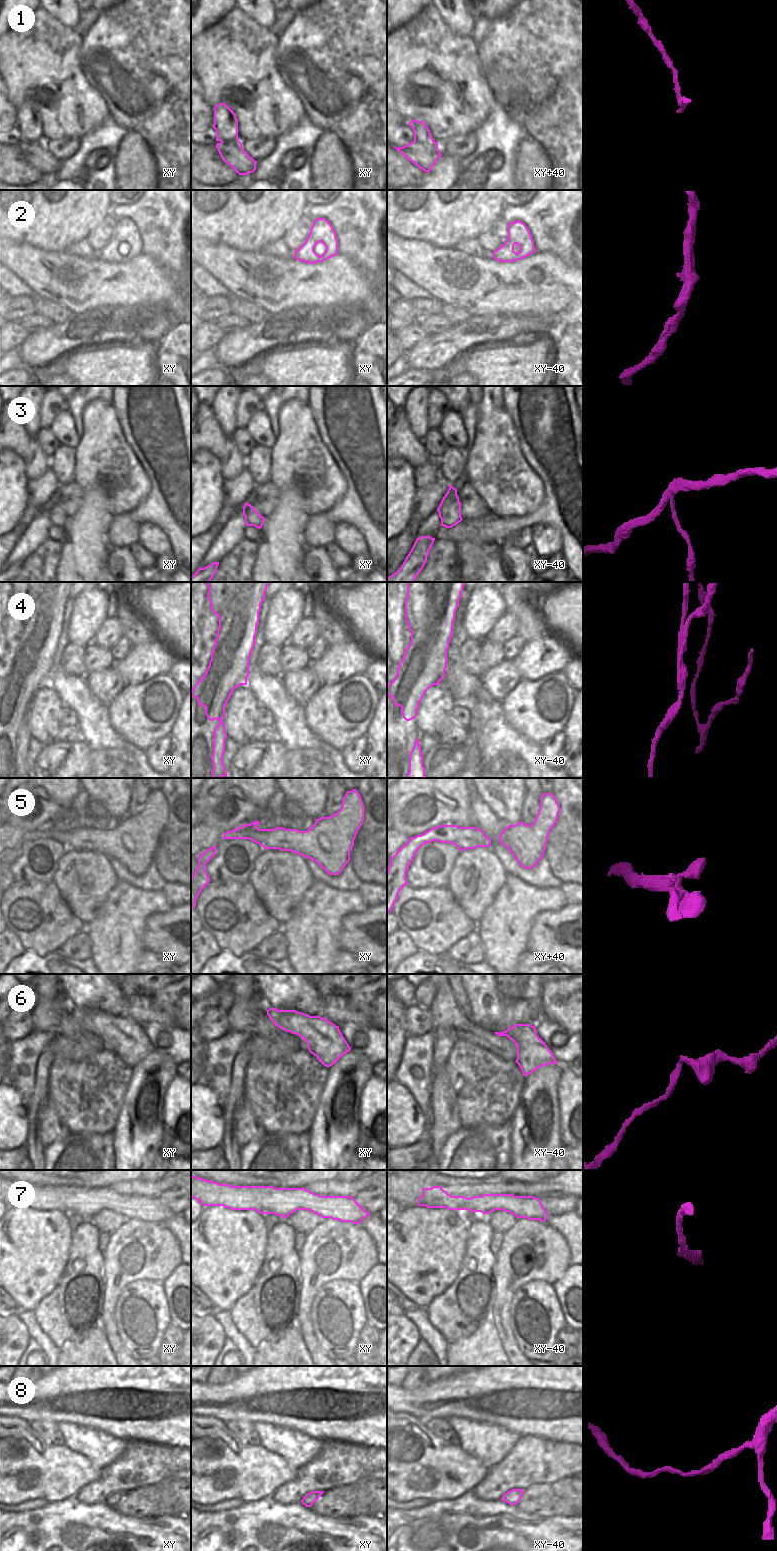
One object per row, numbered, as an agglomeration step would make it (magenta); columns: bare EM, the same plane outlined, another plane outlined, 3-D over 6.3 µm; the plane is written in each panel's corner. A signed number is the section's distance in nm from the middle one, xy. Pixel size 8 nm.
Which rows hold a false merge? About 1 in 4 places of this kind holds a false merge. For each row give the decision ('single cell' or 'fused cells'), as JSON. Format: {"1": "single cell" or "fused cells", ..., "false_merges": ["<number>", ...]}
{"1": "fused cells", "2": "single cell", "3": "fused cells", "4": "fused cells", "5": "single cell", "6": "single cell", "7": "single cell", "8": "single cell", "false_merges": ["1", "3", "4"]}

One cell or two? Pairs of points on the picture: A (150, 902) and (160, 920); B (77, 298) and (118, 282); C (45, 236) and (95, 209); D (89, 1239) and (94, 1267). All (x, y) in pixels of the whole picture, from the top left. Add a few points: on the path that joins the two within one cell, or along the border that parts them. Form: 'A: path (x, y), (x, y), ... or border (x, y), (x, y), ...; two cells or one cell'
A: border (172, 907), (150, 914), (143, 932); two cells
B: path (87, 288), (91, 284), (108, 284); one cell
C: path (57, 224), (72, 209), (83, 209); one cell
D: path (89, 1246), (89, 1260); one cell

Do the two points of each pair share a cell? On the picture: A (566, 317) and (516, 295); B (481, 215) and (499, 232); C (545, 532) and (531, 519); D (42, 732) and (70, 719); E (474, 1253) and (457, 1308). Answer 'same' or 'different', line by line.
A: same
B: different
C: different
D: different
E: same

